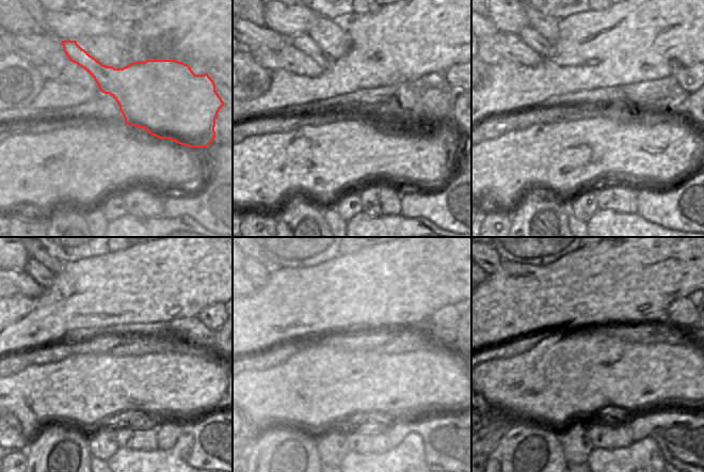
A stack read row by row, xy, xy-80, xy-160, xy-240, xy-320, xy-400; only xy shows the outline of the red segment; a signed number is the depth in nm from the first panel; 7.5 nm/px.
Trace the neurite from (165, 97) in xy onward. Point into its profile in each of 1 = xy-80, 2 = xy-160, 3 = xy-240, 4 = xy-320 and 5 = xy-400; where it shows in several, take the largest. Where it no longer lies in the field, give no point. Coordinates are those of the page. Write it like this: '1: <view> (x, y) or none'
1: xy-80 (424, 109)
2: xy-160 (532, 38)
3: xy-240 (36, 270)
4: xy-320 (258, 272)
5: xy-400 (493, 261)

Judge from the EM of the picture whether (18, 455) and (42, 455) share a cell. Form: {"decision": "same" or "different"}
{"decision": "different"}

